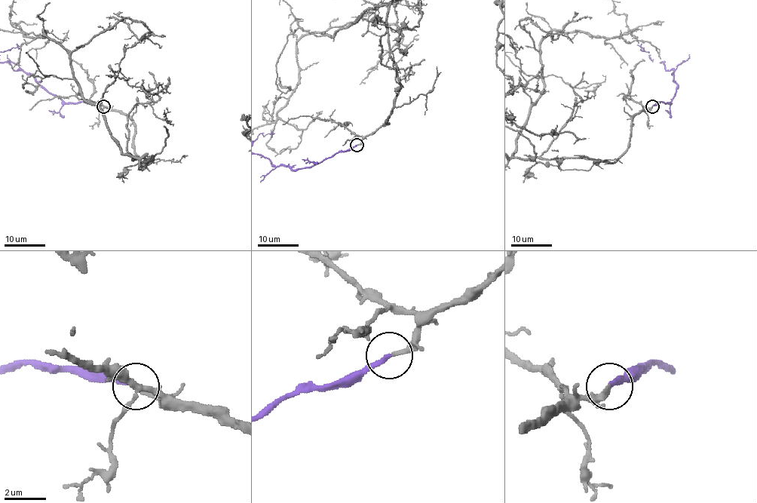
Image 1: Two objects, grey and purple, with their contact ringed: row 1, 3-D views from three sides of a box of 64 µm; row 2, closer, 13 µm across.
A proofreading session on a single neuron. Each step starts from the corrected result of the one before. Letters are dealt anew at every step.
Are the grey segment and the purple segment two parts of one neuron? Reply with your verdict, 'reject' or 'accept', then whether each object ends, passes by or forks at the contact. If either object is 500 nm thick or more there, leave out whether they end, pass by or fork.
accept; grey ends; purple ends

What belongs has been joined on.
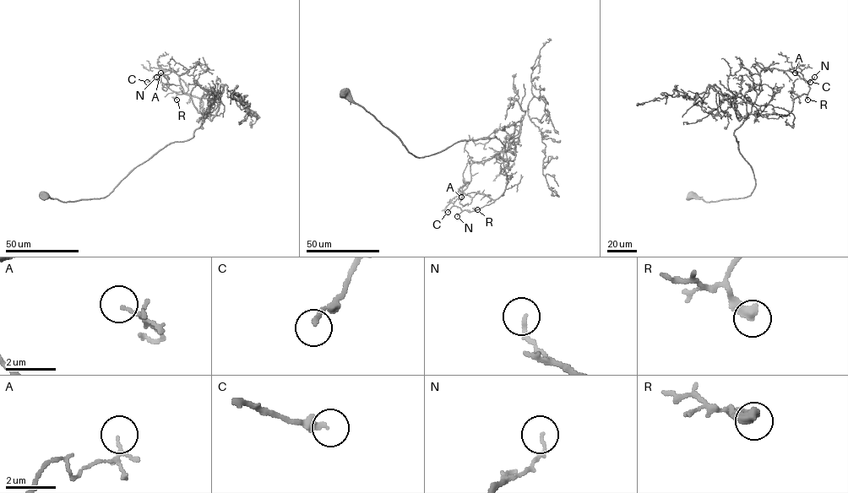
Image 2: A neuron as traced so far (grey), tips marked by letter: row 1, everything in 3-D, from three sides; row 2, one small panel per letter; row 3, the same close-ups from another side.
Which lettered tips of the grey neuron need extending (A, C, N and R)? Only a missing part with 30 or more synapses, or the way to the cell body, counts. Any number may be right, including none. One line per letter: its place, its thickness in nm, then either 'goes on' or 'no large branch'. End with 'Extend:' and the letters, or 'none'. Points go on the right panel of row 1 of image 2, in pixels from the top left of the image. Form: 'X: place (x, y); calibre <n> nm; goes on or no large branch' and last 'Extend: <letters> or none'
A: place (795, 73); calibre 70 nm; no large branch
C: place (810, 82); calibre 180 nm; no large branch
N: place (814, 77); calibre 130 nm; no large branch
R: place (807, 100); calibre 440 nm; no large branch
Extend: none

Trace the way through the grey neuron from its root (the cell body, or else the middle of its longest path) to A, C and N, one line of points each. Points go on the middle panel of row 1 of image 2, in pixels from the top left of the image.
A: (345, 93), (417, 157), (459, 141), (498, 138), (504, 147), (503, 195), (469, 212), (453, 205), (461, 197)
C: (345, 93), (417, 157), (459, 141), (494, 136), (502, 142), (503, 195), (475, 210), (453, 205), (448, 212)
N: (345, 93), (417, 157), (459, 141), (494, 136), (502, 142), (508, 180), (503, 195), (457, 216)

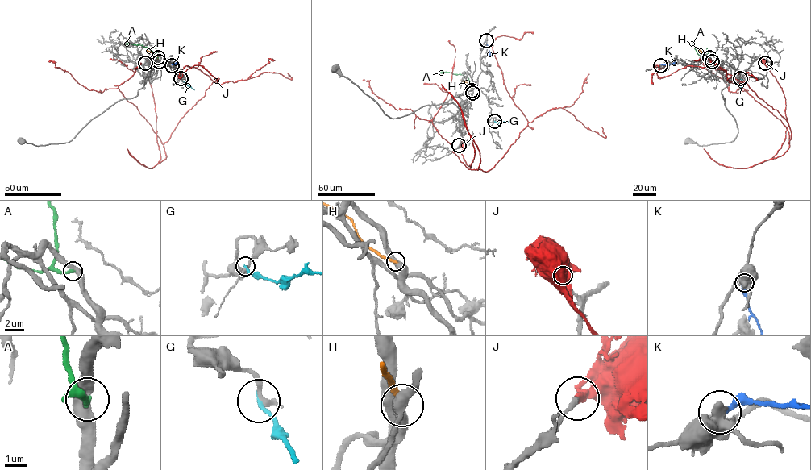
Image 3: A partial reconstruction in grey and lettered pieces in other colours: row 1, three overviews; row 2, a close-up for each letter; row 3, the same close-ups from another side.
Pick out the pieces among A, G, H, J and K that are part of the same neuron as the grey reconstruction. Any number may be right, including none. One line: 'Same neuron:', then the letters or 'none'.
Same neuron: none

